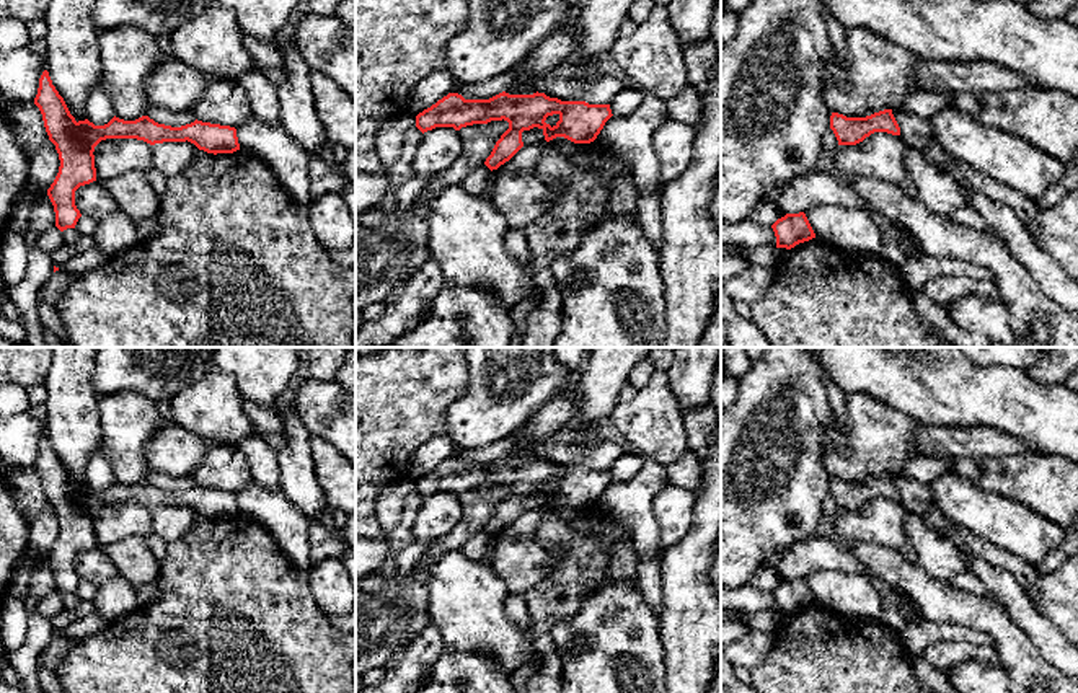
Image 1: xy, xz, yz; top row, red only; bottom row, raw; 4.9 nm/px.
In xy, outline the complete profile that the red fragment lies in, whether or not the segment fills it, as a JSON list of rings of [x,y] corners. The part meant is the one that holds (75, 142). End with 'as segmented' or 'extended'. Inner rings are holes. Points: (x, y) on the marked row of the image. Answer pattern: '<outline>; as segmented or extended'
[[[49,72],[39,78],[34,104],[39,108],[49,140],[55,145],[60,166],[47,189],[54,205],[55,227],[64,232],[75,228],[80,210],[75,205],[75,191],[96,181],[95,147],[106,139],[137,139],[150,145],[163,142],[191,142],[207,153],[233,153],[240,150],[236,129],[230,126],[194,121],[181,127],[158,124],[148,116],[135,121],[113,117],[104,126],[88,119],[75,121],[64,98],[59,95]]]; as segmented

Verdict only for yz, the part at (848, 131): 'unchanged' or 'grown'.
unchanged

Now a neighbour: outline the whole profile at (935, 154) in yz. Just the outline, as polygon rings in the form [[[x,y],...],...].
[[[931,140],[931,143],[920,153],[941,173],[949,174],[951,166],[956,163],[956,158],[952,158],[936,140]]]

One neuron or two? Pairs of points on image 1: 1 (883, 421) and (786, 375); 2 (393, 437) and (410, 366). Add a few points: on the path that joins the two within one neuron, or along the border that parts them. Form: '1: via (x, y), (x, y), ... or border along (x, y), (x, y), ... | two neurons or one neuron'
1: border along (835, 419), (827, 431), (822, 455) | two neurons
2: via (393, 419), (393, 401), (410, 384) | one neuron

